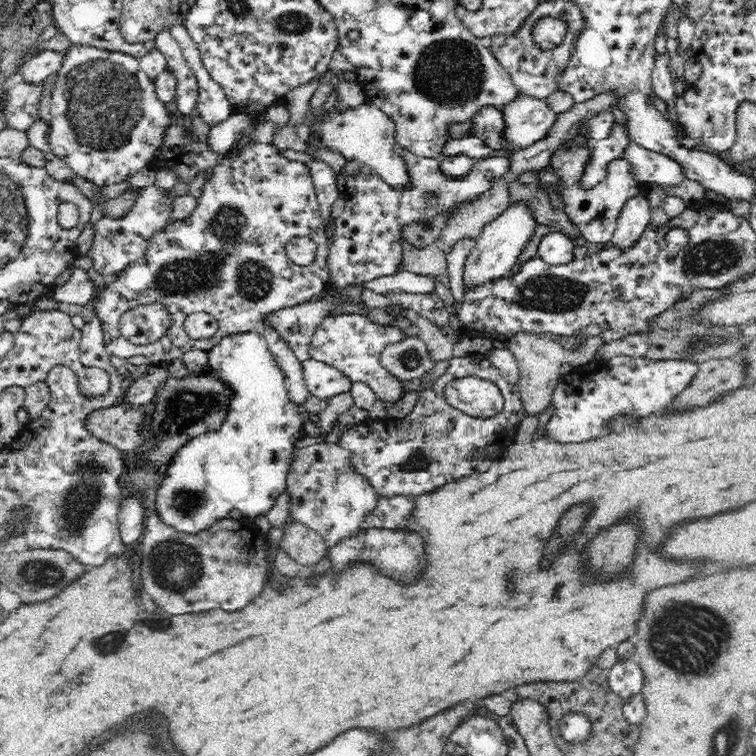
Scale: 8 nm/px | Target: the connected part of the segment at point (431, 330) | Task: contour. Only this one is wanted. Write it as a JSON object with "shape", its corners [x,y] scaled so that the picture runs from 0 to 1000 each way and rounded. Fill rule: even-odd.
{"shape":[[[532,411],[532,415],[542,419],[553,430],[554,448],[561,454],[566,471],[578,480],[581,476],[594,476],[598,474],[598,454],[585,442],[582,431],[577,427],[552,418],[546,413]]]}

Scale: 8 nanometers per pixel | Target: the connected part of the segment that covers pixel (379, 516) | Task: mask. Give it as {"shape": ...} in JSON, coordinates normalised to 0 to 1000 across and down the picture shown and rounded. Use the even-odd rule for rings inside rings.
{"shape":[[[499,655],[496,668],[480,680],[478,696],[500,701],[530,697],[541,681],[545,665],[545,659],[536,655]]]}

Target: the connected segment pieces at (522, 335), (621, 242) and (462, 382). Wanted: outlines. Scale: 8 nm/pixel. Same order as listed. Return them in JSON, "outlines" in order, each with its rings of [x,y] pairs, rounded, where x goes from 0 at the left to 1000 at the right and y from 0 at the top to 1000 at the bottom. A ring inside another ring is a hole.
{"outlines":[[[[688,435],[675,442],[675,444],[672,460],[685,478],[688,505],[685,505],[684,512],[698,548],[716,546],[728,534],[731,513],[743,499],[739,492],[743,481],[753,480],[758,485],[778,481],[780,478],[790,475],[787,468],[795,458],[791,443],[778,446],[775,454],[765,463],[749,463],[743,452],[734,450],[728,442],[720,439],[712,440],[712,438]]],[[[854,261],[833,265],[813,296],[807,316],[807,328],[821,336],[836,331],[847,320],[849,310],[854,307],[860,290],[860,272]]],[[[616,496],[591,505],[586,522],[598,538],[631,553],[648,553],[665,538],[660,511],[632,496]]]]}

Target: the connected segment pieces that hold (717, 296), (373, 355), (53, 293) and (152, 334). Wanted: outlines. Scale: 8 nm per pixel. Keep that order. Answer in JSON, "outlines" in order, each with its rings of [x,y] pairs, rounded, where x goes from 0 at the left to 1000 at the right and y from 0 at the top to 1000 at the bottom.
{"outlines":[[[[959,380],[923,384],[910,394],[897,399],[892,407],[884,407],[876,413],[868,423],[862,437],[857,439],[858,454],[851,474],[854,476],[907,476],[926,481],[937,475],[975,470],[987,460],[993,450],[987,446],[979,427],[960,430],[960,427],[944,427],[939,419],[931,419],[929,413],[944,402],[958,397],[968,382]]],[[[437,418],[429,419],[417,434],[413,450],[410,450],[409,470],[418,475],[431,478],[444,487],[452,488],[466,505],[479,504],[496,519],[497,526],[511,532],[511,537],[524,534],[534,526],[537,513],[536,504],[521,493],[507,491],[501,475],[511,456],[534,447],[517,431],[500,431],[478,418]]],[[[101,354],[85,377],[69,377],[62,393],[71,402],[111,403],[124,394],[124,376],[115,366],[114,358]]],[[[193,402],[180,405],[157,426],[157,439],[167,451],[189,456],[214,447],[224,429],[224,415],[213,402]]]]}

